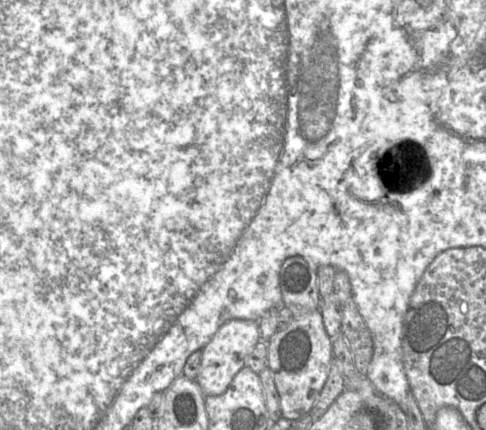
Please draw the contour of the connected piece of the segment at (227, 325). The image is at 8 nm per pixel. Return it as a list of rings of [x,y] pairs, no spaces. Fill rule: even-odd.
[[[233,319],[222,324],[203,346],[196,382],[204,396],[218,396],[229,387],[234,376],[245,367],[245,359],[261,340],[258,321]]]

